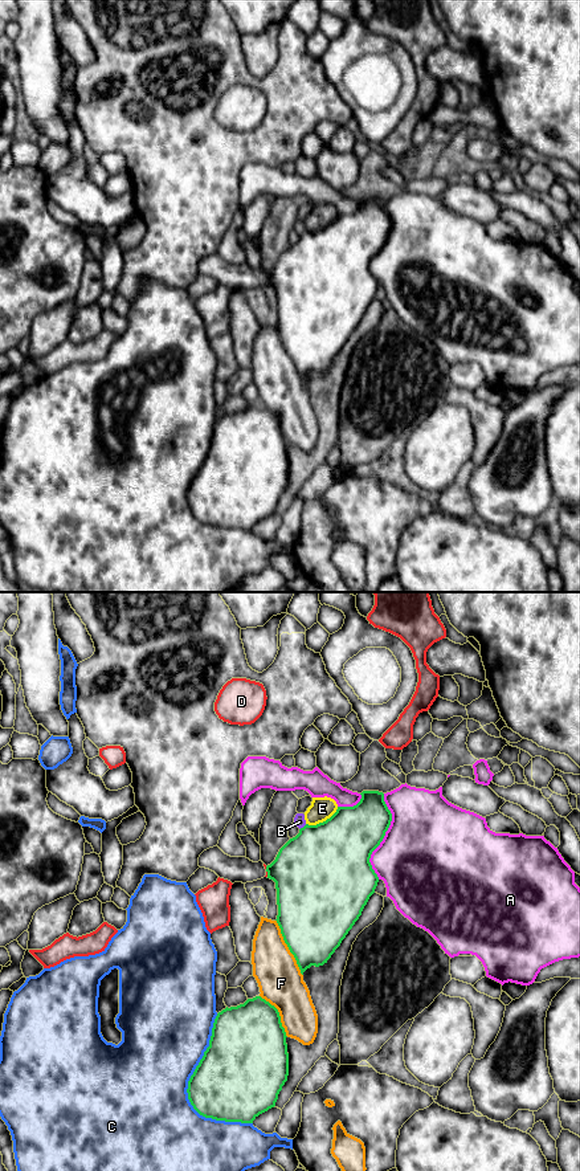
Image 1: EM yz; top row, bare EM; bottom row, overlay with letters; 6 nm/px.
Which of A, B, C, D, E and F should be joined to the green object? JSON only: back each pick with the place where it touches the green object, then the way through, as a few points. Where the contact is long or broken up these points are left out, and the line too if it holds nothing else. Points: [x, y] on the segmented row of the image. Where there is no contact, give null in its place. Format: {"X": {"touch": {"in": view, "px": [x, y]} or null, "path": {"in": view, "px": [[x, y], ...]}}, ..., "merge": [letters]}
{"merge": []}

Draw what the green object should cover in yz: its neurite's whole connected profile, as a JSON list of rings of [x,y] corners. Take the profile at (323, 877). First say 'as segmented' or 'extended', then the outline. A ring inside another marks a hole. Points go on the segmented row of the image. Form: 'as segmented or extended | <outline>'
as segmented | [[[363,791],[360,795],[356,805],[338,807],[326,821],[301,828],[266,866],[267,878],[275,882],[277,889],[275,921],[302,975],[311,966],[327,963],[362,915],[379,882],[369,858],[391,825],[392,813],[383,792]]]

